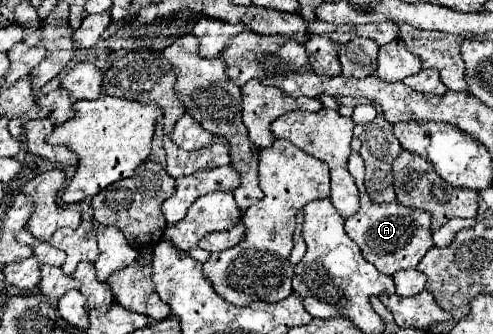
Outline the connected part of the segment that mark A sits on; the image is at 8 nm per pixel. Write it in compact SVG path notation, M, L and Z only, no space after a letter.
M351 154L349 156L349 172L357 182L359 188L359 196L361 196L361 208L357 210L357 214L353 214L351 218L345 220L345 232L349 234L349 238L361 248L363 256L377 266L377 270L381 274L393 276L397 270L407 270L407 268L415 268L421 258L433 248L433 240L431 240L431 218L429 214L425 214L423 210L413 210L413 208L405 208L397 202L393 204L373 204L365 192L365 166L363 160L359 158L359 154Z

